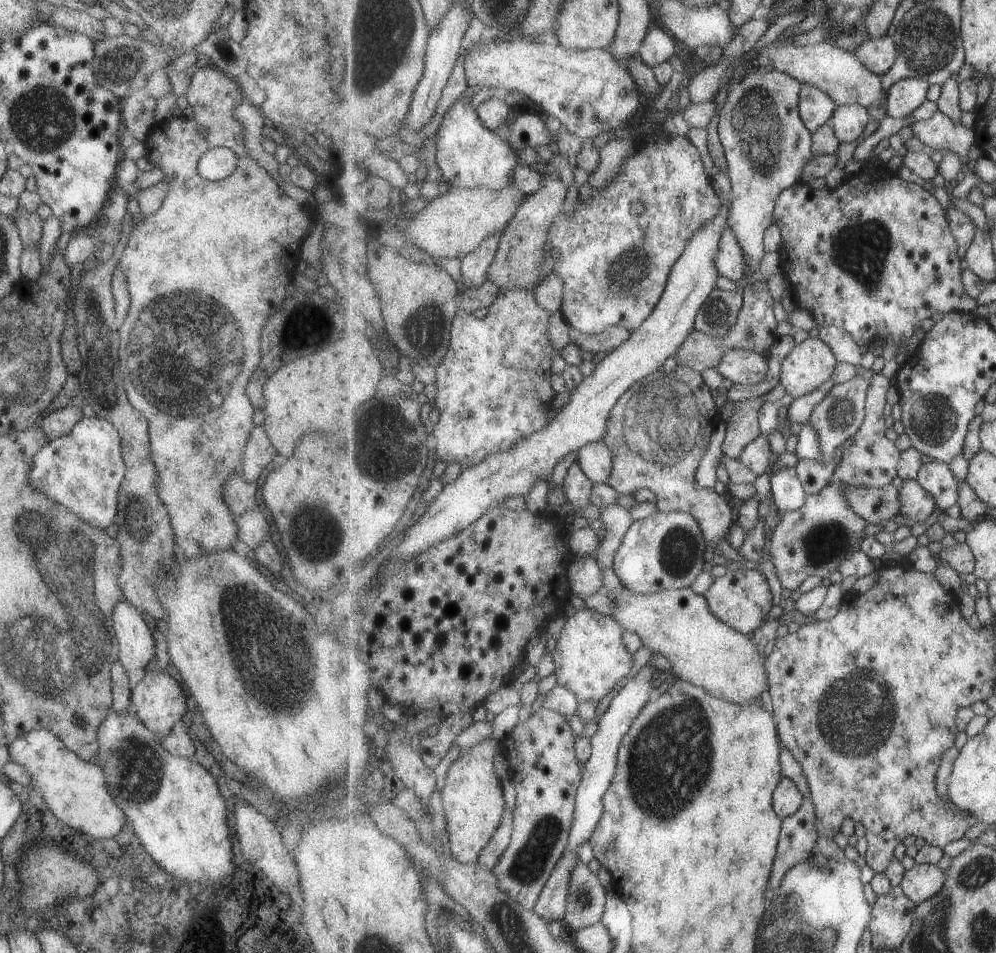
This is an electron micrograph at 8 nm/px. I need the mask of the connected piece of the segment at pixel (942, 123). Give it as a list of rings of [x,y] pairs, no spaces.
[[[937,110],[930,119],[912,123],[910,130],[915,143],[925,149],[955,151],[961,157],[969,156],[969,148],[977,143],[977,134],[954,122],[943,111]]]

